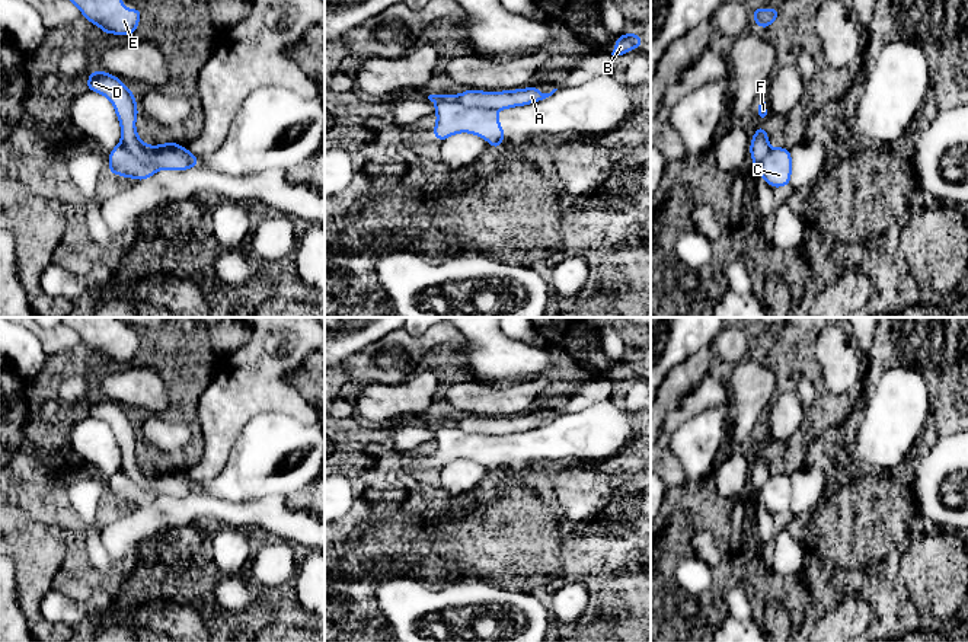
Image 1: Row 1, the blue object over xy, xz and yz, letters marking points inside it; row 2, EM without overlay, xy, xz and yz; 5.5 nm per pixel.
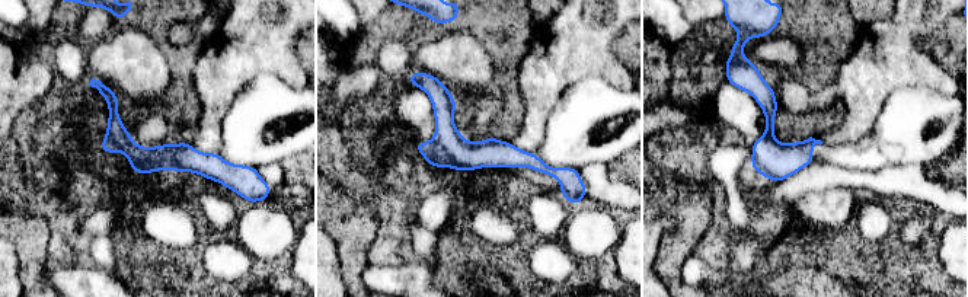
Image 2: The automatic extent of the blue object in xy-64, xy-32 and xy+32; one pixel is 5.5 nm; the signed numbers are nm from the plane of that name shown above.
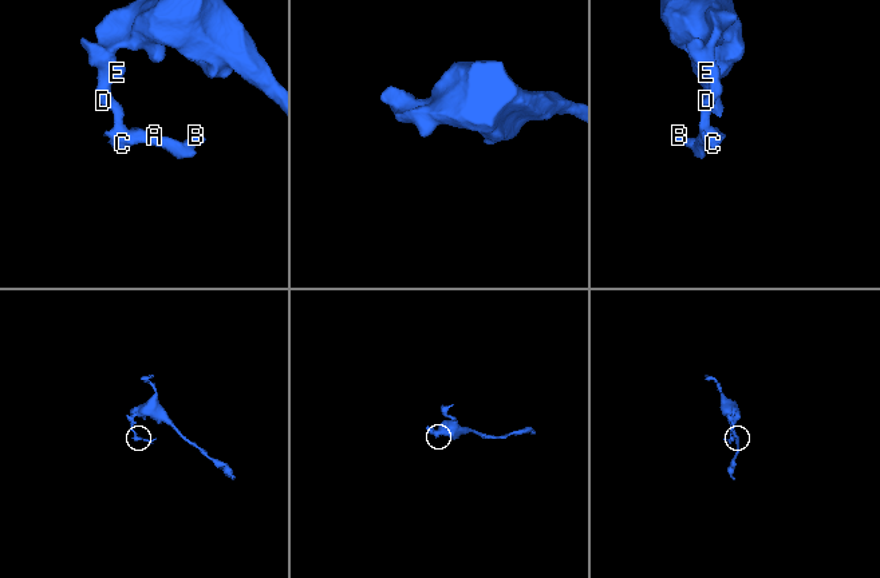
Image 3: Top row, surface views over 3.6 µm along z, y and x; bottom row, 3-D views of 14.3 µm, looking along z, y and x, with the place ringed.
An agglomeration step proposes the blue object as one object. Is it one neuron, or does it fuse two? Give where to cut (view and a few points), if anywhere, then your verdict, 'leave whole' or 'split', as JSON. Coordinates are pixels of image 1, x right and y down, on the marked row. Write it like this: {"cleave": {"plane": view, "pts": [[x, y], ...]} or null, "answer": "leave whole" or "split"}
{"cleave": {"plane": "xz", "pts": [[434, 102], [456, 101], [469, 106], [486, 106], [494, 111]]}, "answer": "split"}

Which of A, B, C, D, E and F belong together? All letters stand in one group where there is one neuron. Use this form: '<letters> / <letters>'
A B D E F / C

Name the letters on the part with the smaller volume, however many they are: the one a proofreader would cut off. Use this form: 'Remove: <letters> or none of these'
Remove: C

